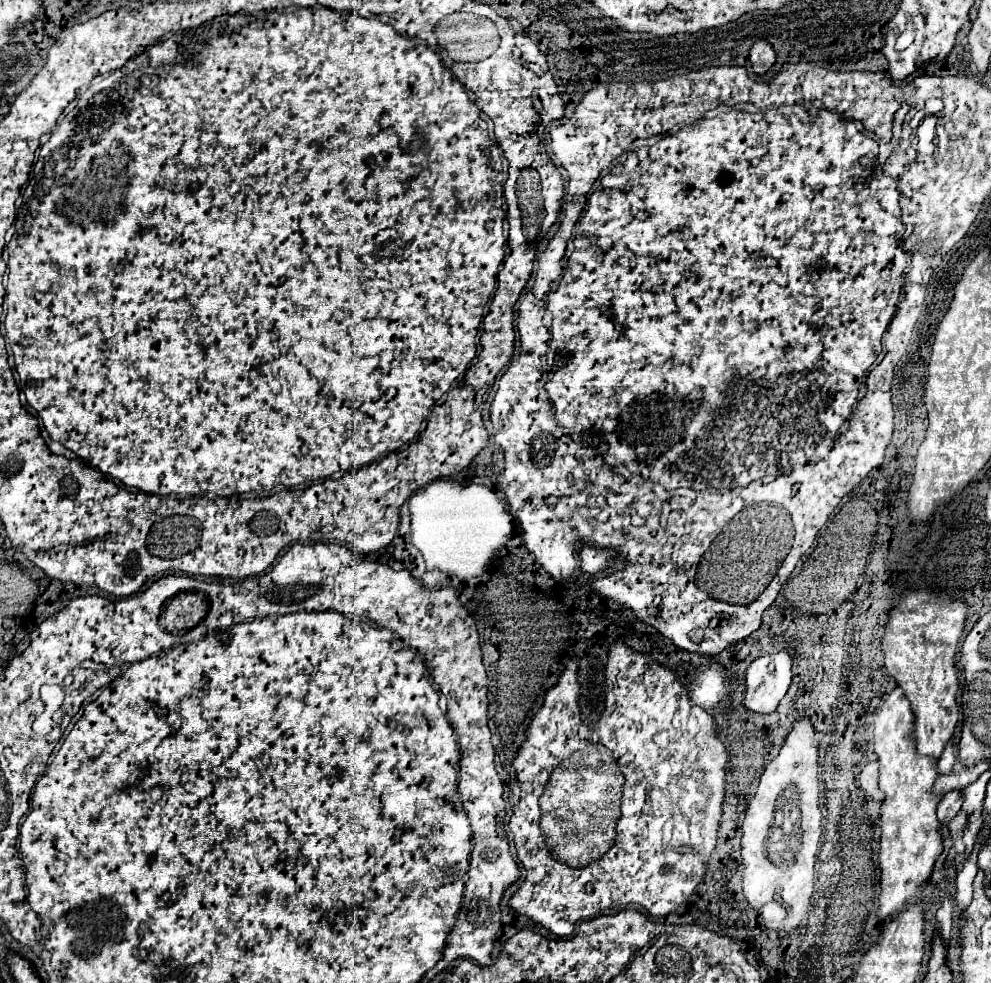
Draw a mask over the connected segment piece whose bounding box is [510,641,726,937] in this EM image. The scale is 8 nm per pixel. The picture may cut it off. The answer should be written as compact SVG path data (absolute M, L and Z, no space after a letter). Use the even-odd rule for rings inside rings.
M622 641L614 643L610 647L608 665L606 665L608 687L606 687L604 715L600 717L594 729L586 729L578 713L580 685L576 679L576 669L578 663L570 661L558 685L554 685L548 691L544 705L532 719L528 737L518 757L514 759L519 789L510 796L512 808L516 805L514 815L510 819L510 831L514 835L518 859L526 871L524 883L510 898L510 906L514 907L517 913L530 917L534 923L540 923L558 937L572 935L579 920L593 918L606 909L642 905L650 915L656 917L676 911L694 893L696 885L702 881L706 873L706 863L716 847L716 833L722 817L722 799L726 791L726 781L724 781L726 749L718 741L714 719L704 709L690 705L686 687L684 683L678 681L674 671L660 667L648 655L634 653ZM590 737L594 737L594 741L602 741L612 751L616 763L620 765L622 775L626 777L626 785L622 787L622 817L618 821L618 831L622 833L622 837L616 837L614 847L602 859L590 863L584 869L570 869L558 859L554 859L544 843L538 825L541 816L539 799L552 771L562 761L570 759L574 751L582 749L582 741L588 741Z

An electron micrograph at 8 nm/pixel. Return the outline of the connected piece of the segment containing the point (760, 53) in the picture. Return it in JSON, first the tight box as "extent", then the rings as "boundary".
{"extent":[750,41,776,75],"boundary":[[[766,41],[754,43],[754,47],[750,49],[750,63],[756,75],[766,75],[768,69],[776,63],[774,49]]]}

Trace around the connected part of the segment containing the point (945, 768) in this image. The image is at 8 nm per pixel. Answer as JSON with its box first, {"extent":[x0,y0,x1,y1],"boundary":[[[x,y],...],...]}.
{"extent":[937,736,956,775],"boundary":[[[953,736],[948,744],[945,747],[937,765],[938,773],[941,775],[947,775],[953,771],[953,766],[955,764],[956,756],[955,756],[955,737]]]}

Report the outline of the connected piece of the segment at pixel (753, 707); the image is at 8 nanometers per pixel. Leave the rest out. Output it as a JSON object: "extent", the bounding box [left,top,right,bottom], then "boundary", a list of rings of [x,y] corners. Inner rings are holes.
{"extent":[742,651,792,713],"boundary":[[[786,651],[752,661],[746,671],[746,693],[742,705],[752,713],[774,713],[792,683],[790,665],[792,659]]]}

